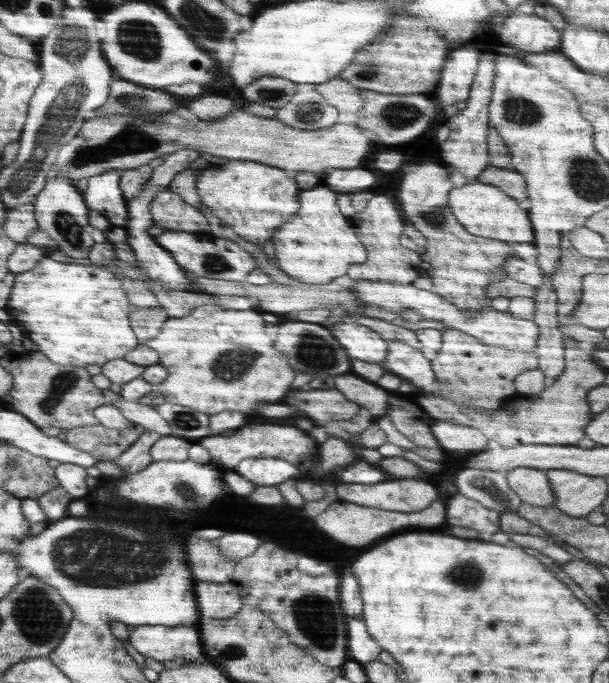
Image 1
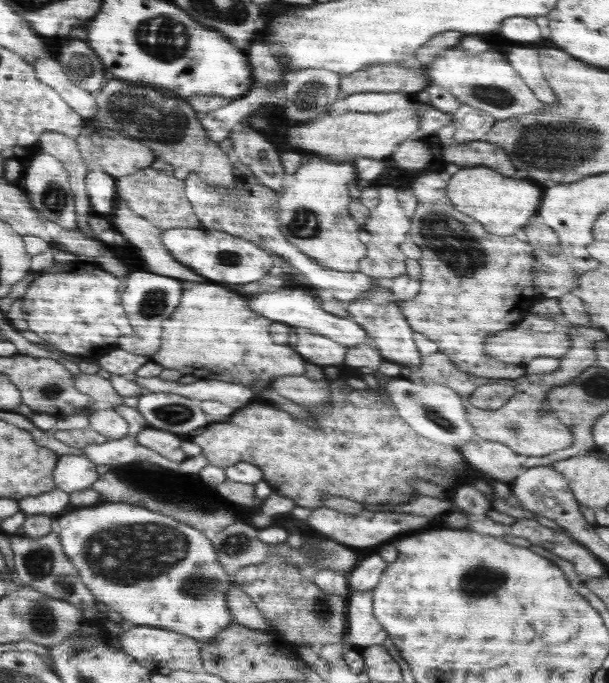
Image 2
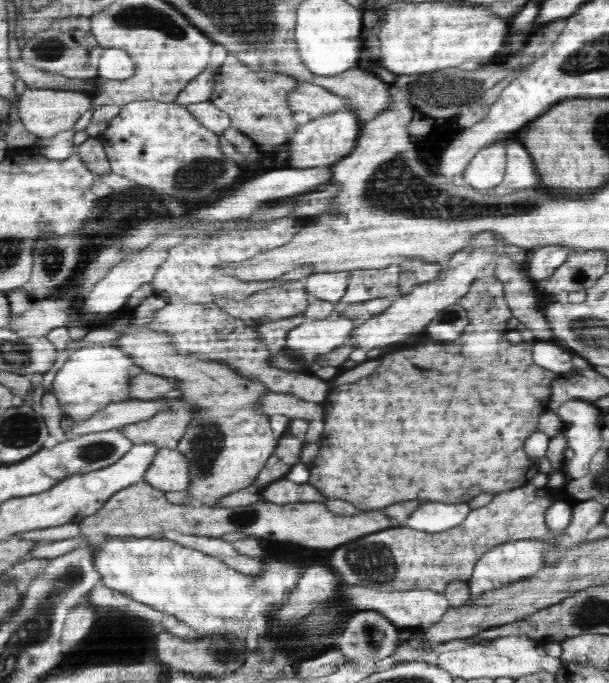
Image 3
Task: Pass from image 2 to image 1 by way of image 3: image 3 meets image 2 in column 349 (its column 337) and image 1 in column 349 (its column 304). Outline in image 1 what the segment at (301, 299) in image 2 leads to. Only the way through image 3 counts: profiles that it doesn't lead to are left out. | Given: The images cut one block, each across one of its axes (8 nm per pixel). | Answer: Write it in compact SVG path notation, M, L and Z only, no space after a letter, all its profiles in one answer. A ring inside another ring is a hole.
M338 322L328 328L352 358L366 362L380 362L386 358L386 340L382 340L374 330L354 322Z

